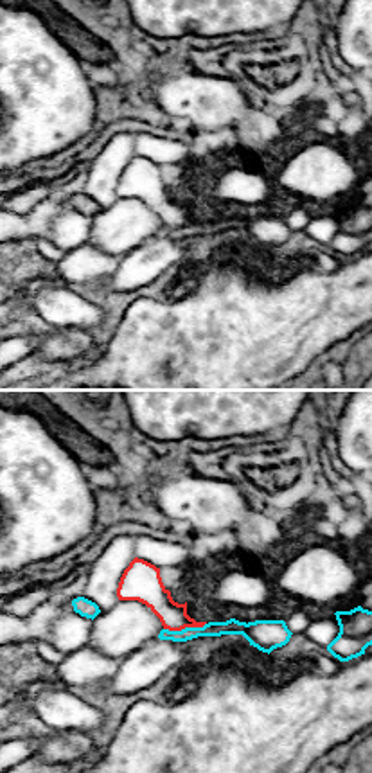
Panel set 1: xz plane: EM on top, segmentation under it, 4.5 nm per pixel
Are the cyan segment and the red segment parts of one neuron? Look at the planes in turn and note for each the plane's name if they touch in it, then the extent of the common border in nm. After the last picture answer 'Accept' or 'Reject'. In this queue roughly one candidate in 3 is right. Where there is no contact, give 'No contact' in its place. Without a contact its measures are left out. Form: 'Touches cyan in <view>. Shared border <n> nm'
Touches cyan in xz. Shared border 190 nm

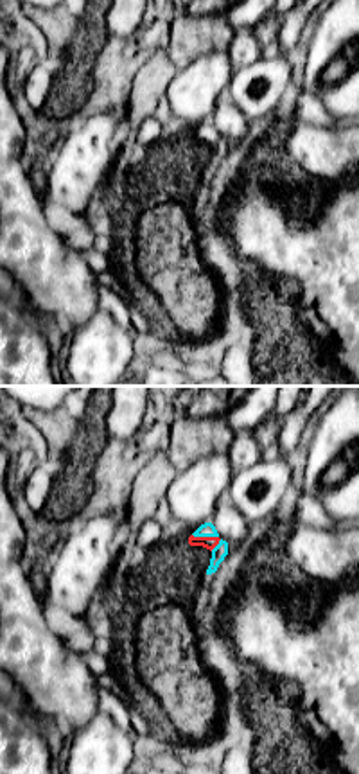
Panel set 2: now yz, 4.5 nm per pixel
Touches cyan in yz. Shared border 140 nm

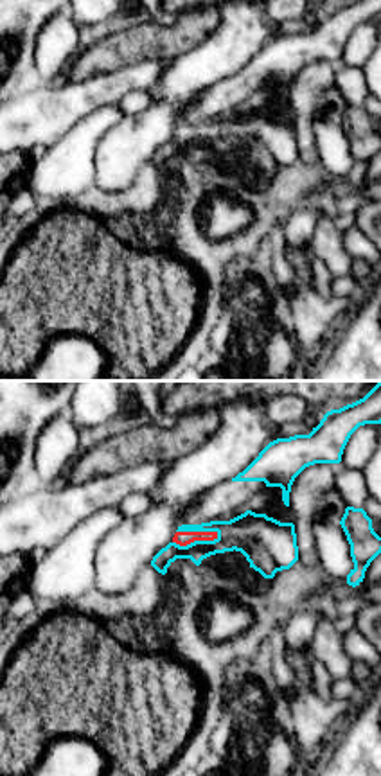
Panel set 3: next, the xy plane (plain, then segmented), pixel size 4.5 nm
Touches cyan in xy. Shared border 220 nm

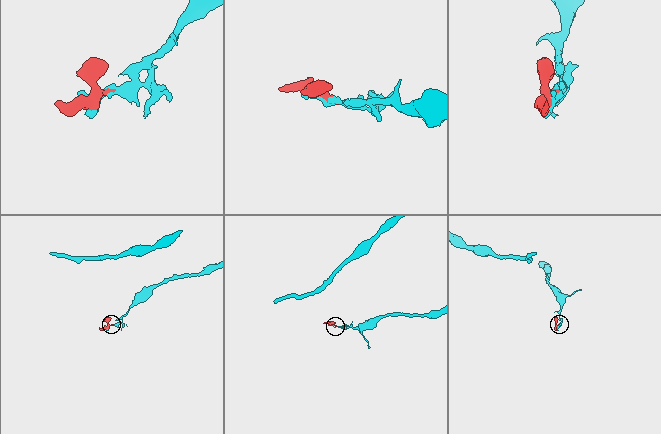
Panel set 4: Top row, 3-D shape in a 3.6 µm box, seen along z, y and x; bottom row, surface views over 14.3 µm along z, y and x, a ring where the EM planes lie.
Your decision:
Reject

